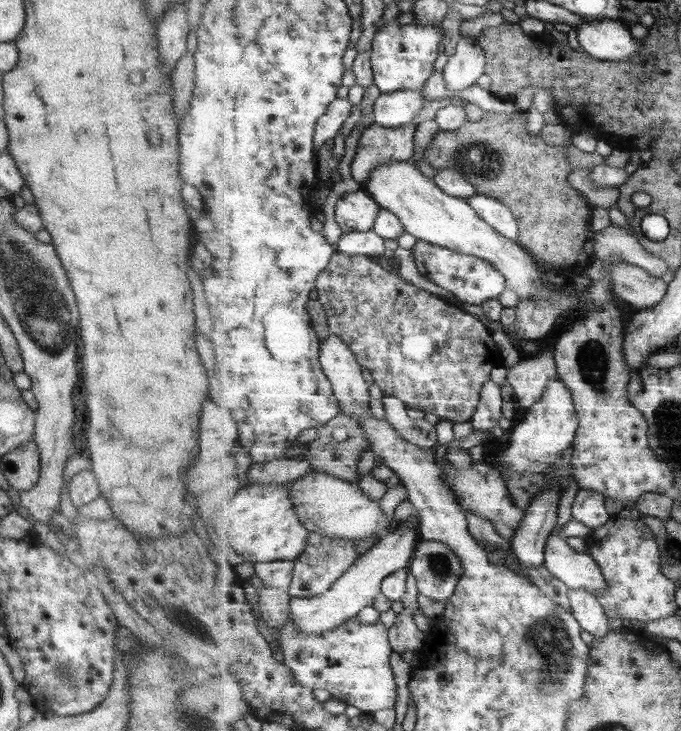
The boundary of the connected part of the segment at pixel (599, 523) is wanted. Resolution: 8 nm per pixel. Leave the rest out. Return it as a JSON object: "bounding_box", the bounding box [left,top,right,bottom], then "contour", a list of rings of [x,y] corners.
{"bounding_box":[571,489,613,528],"contour":[[[580,489],[576,493],[575,501],[571,507],[571,516],[591,528],[602,527],[613,518],[613,515],[607,512],[605,495],[585,489]]]}

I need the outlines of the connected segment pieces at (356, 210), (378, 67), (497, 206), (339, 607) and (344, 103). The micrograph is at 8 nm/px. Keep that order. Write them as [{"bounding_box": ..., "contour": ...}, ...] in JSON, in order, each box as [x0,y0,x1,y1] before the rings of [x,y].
[{"bounding_box":[335,187,382,233],"contour":[[[362,187],[346,192],[336,202],[335,219],[343,233],[365,232],[374,228],[382,206]]]},{"bounding_box":[372,21,446,93],"contour":[[[391,21],[383,28],[376,27],[376,37],[372,48],[374,84],[381,93],[421,90],[436,70],[439,46],[446,40],[446,30],[441,24],[413,26]]]},{"bounding_box":[468,194,520,241],"contour":[[[477,194],[468,199],[471,206],[497,232],[511,240],[517,241],[520,235],[520,226],[515,213],[503,201],[495,197]]]},{"bounding_box":[292,514,420,633],"contour":[[[414,514],[399,527],[377,541],[364,555],[361,555],[349,570],[335,581],[325,594],[311,598],[292,597],[292,620],[300,629],[308,633],[324,633],[347,621],[353,621],[367,606],[375,602],[382,592],[383,579],[401,569],[409,569],[416,546],[420,540],[415,528],[420,526],[420,516]]]},{"bounding_box":[313,98,355,152],"contour":[[[338,98],[331,103],[326,114],[319,119],[316,135],[313,136],[313,148],[315,148],[315,151],[318,152],[320,148],[323,148],[329,138],[337,136],[337,132],[343,128],[343,124],[349,118],[353,107],[355,105],[351,104],[346,98]]]}]

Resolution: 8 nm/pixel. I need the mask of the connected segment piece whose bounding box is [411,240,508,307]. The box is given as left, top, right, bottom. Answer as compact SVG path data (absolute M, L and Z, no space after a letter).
M417 240L411 250L414 253L415 263L420 274L453 294L461 304L474 304L481 307L489 300L498 299L508 289L507 278L503 276L503 273L482 258L422 240Z

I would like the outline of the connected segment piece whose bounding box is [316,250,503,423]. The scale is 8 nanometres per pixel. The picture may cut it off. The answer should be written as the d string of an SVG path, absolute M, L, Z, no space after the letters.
M339 250L332 256L330 266L319 275L316 290L318 292L318 300L322 302L327 312L331 333L346 340L346 344L350 346L358 358L358 362L363 368L370 371L370 374L374 378L374 383L378 385L384 395L395 396L395 398L399 398L399 400L405 402L408 408L421 410L423 413L433 413L440 417L440 420L449 420L453 423L470 422L472 420L477 405L481 400L483 384L491 378L491 370L495 366L503 367L503 358L501 358L501 352L499 352L499 348L497 348L497 344L493 340L490 328L487 328L481 320L477 320L475 316L471 316L471 314L468 314L463 309L458 308L457 304L450 304L440 297L420 290L413 286L413 284L407 284L396 270L385 270L374 258L365 255L349 256L341 253Z

